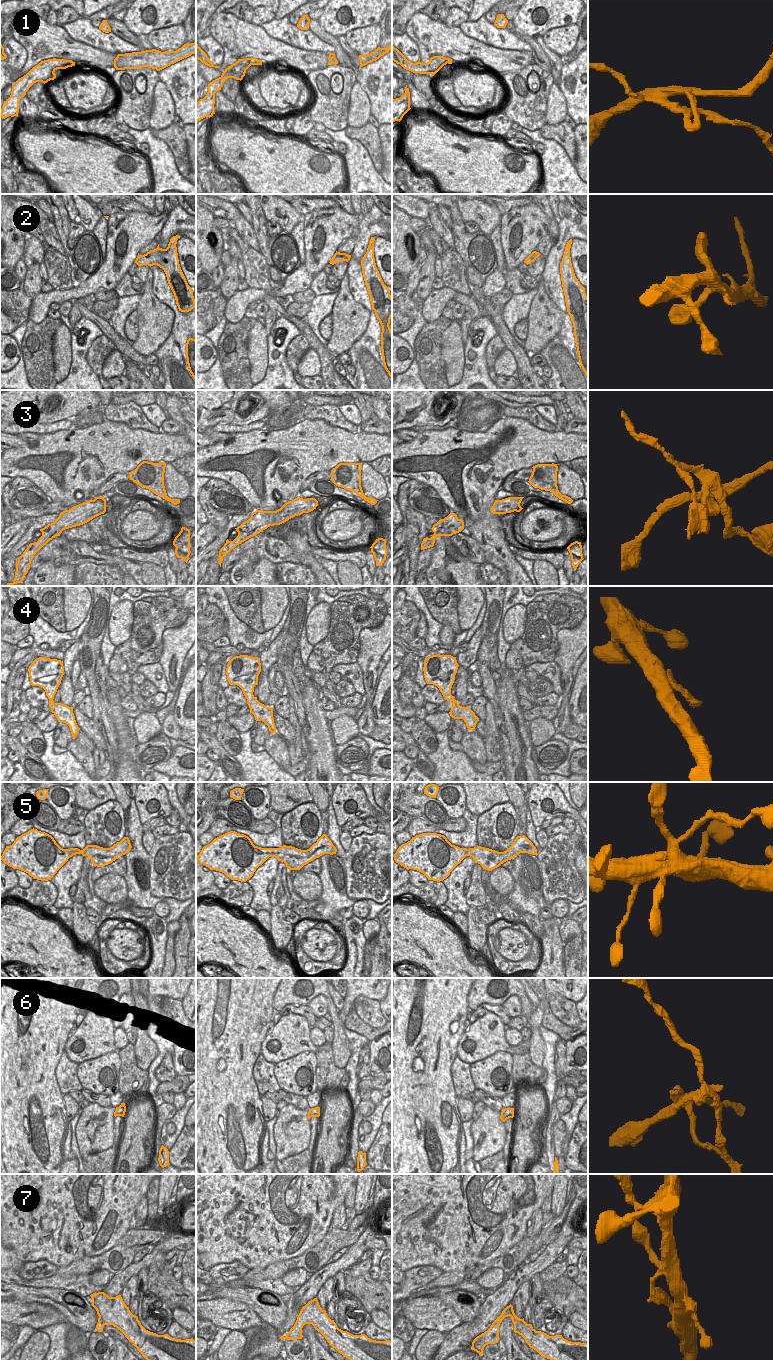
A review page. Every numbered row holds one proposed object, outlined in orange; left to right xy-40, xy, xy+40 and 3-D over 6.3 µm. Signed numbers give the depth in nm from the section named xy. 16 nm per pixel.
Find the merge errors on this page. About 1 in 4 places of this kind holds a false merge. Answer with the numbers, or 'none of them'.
1, 3, 6

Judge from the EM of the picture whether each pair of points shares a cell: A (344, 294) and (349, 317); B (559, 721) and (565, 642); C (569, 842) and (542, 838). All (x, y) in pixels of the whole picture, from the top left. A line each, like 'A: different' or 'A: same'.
A: same
B: same
C: different

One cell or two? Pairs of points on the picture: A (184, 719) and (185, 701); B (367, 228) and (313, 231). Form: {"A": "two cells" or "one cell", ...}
{"A": "one cell", "B": "two cells"}

